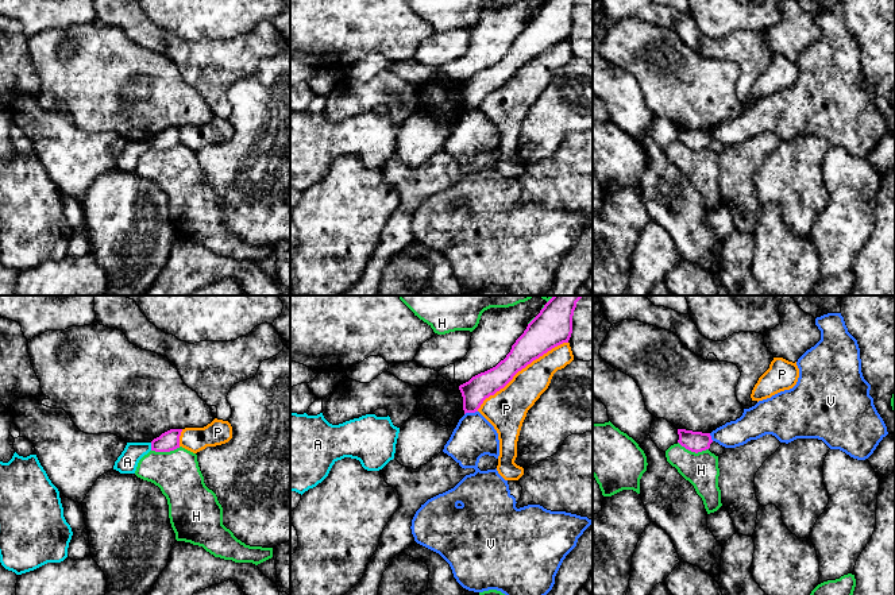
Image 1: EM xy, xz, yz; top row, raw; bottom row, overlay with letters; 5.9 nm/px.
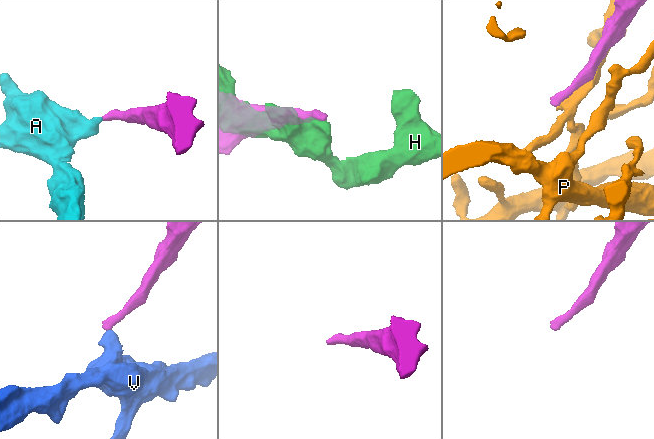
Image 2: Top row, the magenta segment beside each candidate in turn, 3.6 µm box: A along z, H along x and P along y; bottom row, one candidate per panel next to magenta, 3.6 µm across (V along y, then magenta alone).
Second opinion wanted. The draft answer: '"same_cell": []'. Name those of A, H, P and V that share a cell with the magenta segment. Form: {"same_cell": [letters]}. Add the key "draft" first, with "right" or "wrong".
{"draft": "right", "same_cell": []}

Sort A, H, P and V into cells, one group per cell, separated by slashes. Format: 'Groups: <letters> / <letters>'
Groups: A / H / P / V

